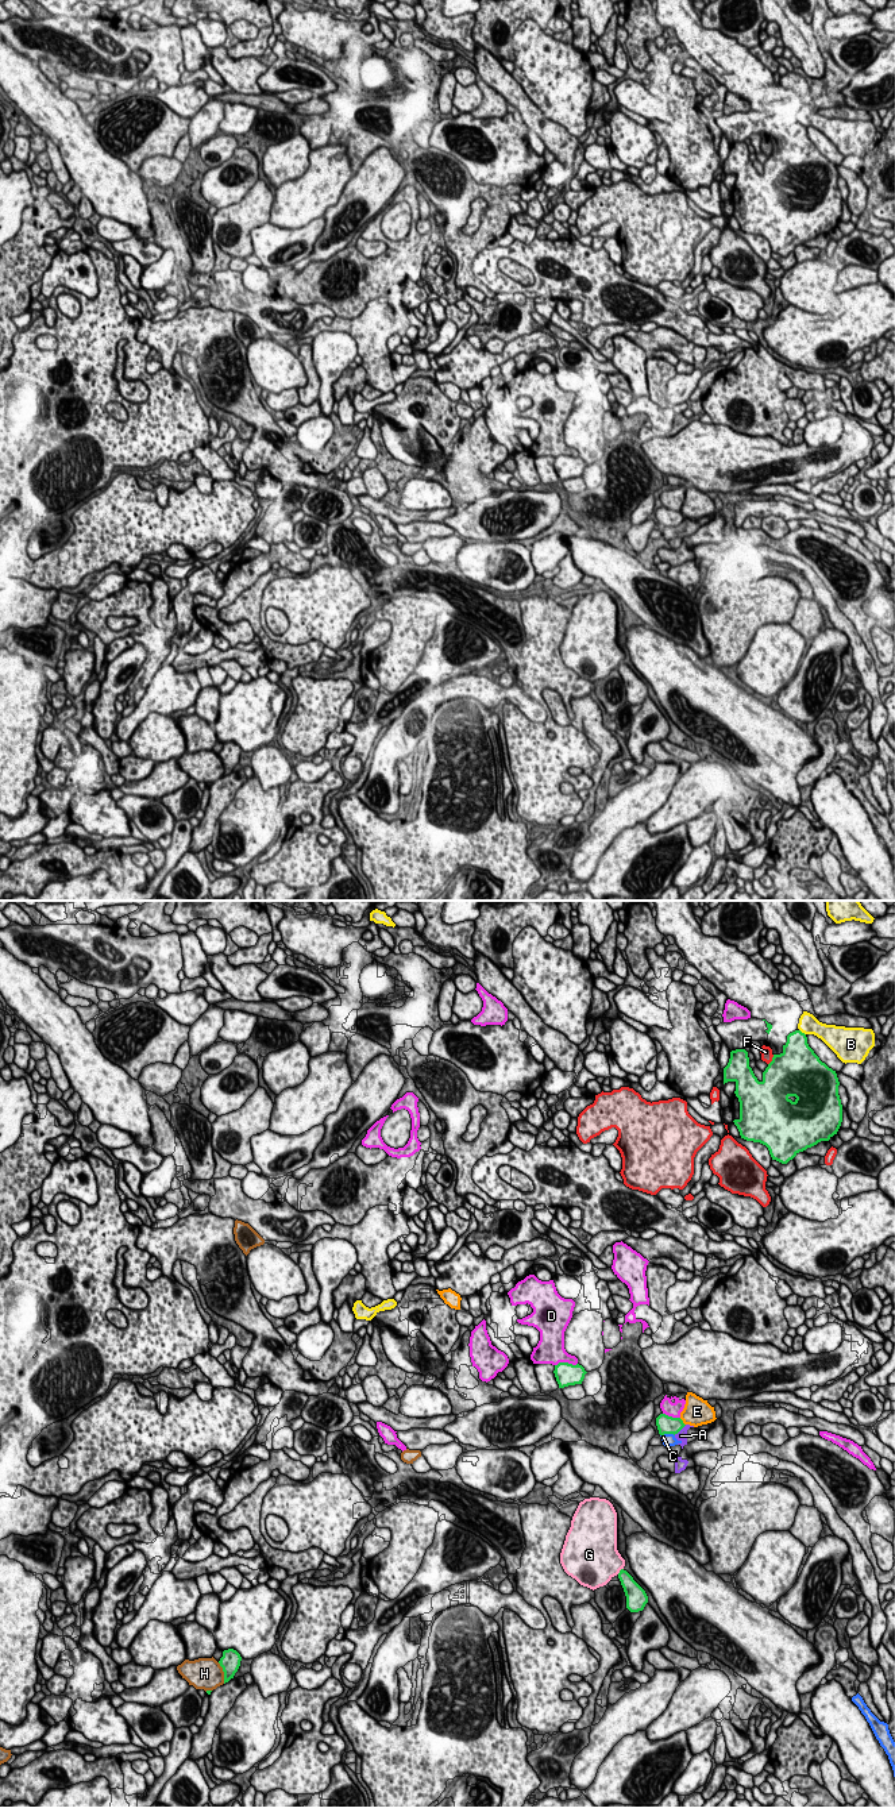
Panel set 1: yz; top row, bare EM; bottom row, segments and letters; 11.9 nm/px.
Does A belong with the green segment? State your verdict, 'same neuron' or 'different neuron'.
different neuron

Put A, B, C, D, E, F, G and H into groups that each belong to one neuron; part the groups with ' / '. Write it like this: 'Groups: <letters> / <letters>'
Groups: A C / B / D / E / F / G / H

